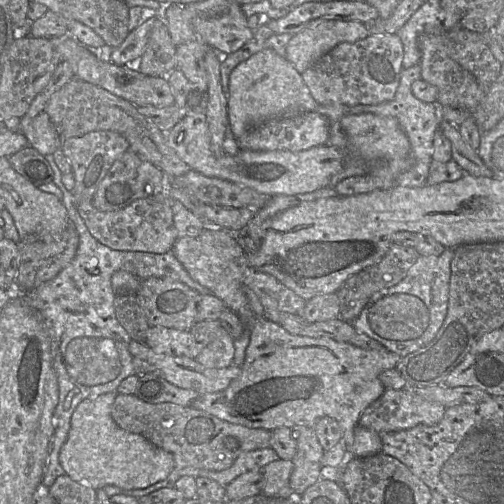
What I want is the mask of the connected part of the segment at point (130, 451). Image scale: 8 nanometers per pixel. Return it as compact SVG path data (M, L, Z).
M118 392L81 401L71 416L70 430L61 447L59 462L72 480L98 490L117 486L124 490L143 489L165 480L175 468L174 457L140 434L119 427L111 416Z

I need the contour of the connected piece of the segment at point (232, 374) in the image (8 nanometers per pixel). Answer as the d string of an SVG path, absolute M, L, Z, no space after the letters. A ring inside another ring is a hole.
M132 339L129 351L133 357L148 361L169 383L199 394L219 392L226 389L232 380L241 374L241 367L235 364L223 368L208 368L195 358L155 352L145 342Z

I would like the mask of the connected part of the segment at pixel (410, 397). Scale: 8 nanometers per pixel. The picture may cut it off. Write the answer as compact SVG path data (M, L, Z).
M386 388L361 414L358 425L380 432L396 432L416 425L432 426L443 417L445 407L428 401L410 389Z

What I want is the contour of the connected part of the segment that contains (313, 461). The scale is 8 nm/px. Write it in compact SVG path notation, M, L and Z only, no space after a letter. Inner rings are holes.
M296 426L291 430L297 443L297 452L292 460L293 469L289 485L296 496L301 496L320 479L324 449L312 427Z

